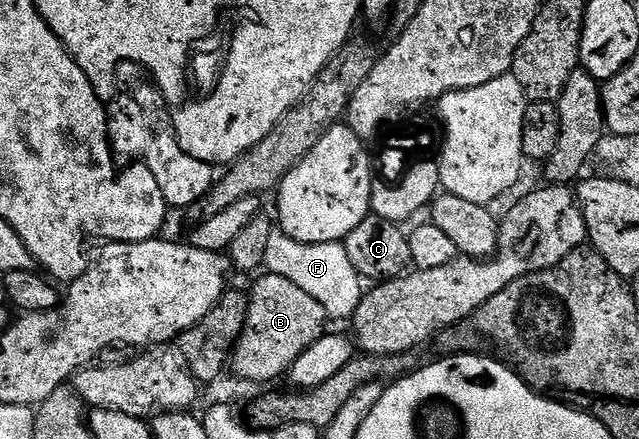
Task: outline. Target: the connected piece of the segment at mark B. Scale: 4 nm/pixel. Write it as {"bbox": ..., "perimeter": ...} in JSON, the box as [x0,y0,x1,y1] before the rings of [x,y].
{"bbox":[231,274,327,384],"perimeter":[[[268,274],[258,275],[257,278],[253,289],[247,292],[247,322],[237,345],[233,347],[231,372],[253,384],[269,384],[280,376],[282,379],[295,358],[299,358],[299,354],[303,354],[303,350],[307,350],[307,346],[314,344],[319,337],[326,335],[327,317],[323,306],[319,306],[311,294],[299,290],[295,282]]]}

